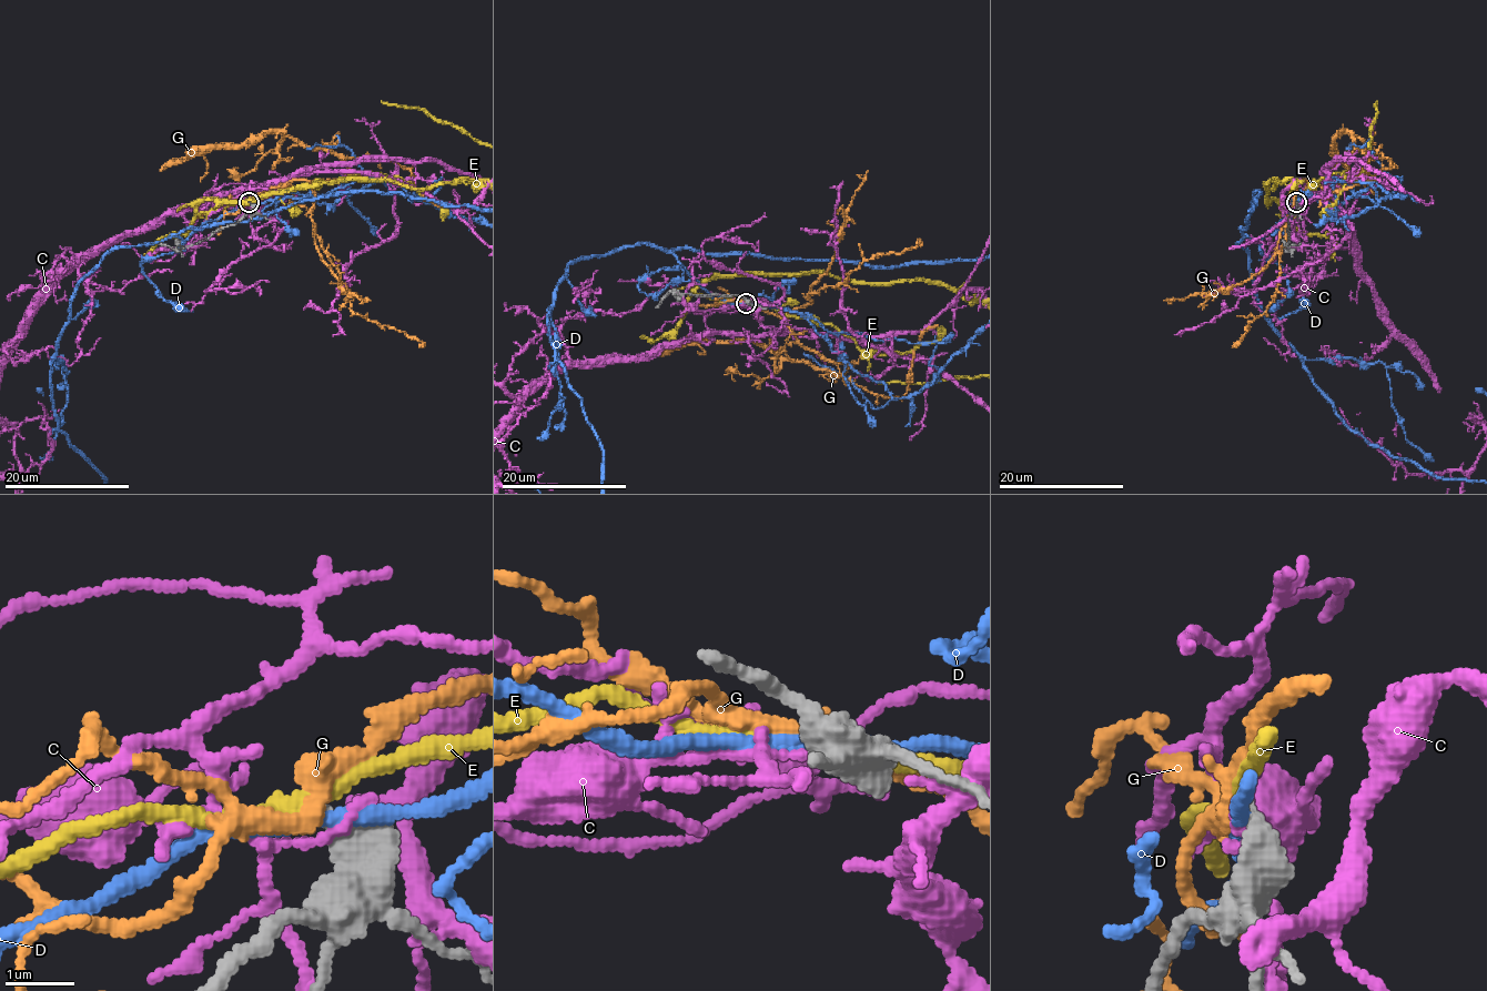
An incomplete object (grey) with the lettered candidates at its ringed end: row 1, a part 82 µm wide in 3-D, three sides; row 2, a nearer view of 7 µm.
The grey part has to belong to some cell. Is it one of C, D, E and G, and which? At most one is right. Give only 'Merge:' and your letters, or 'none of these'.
Merge: none of these

